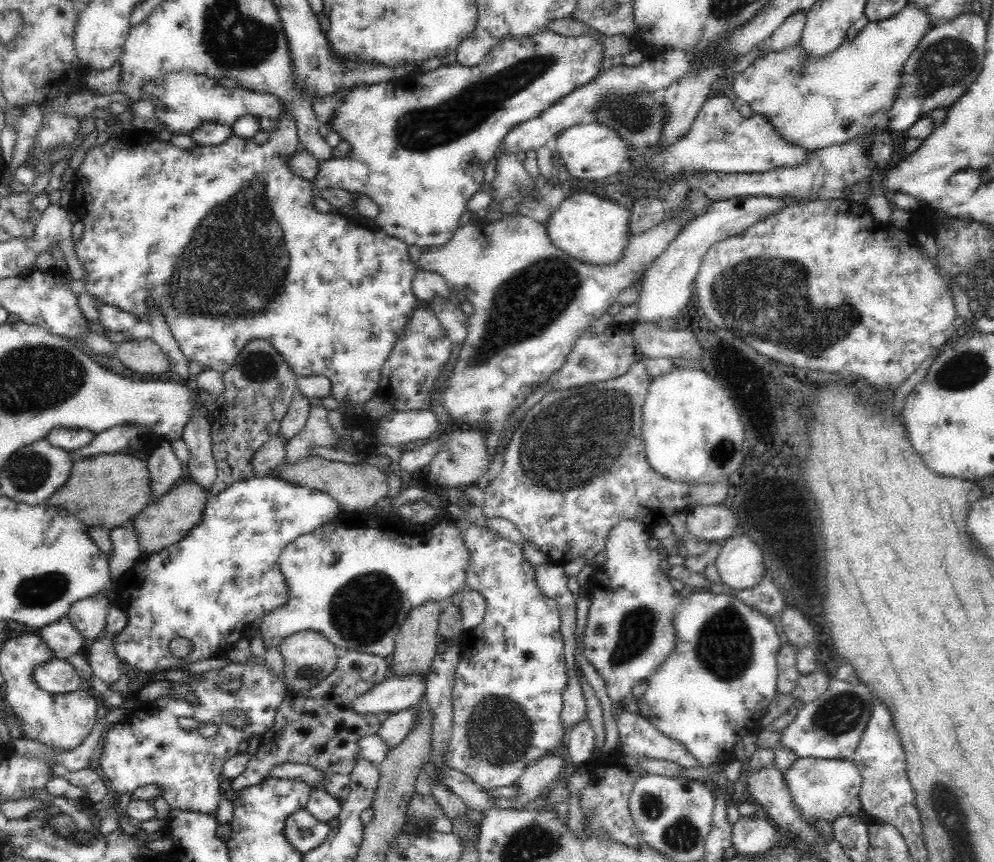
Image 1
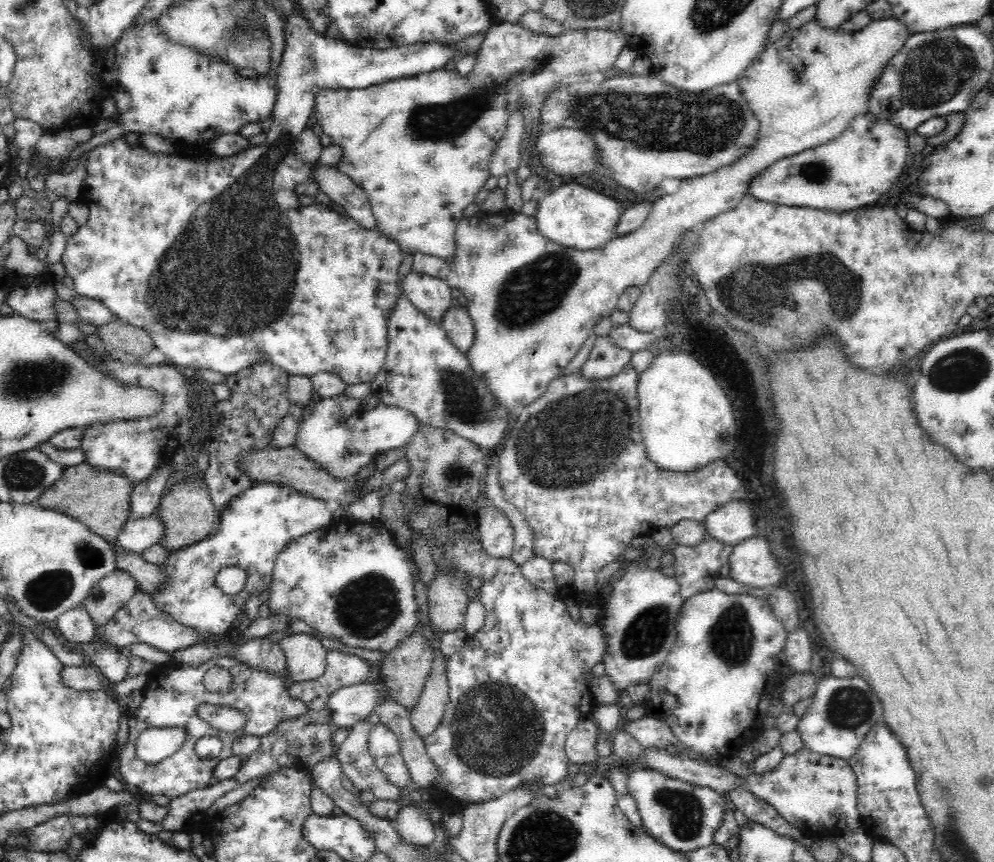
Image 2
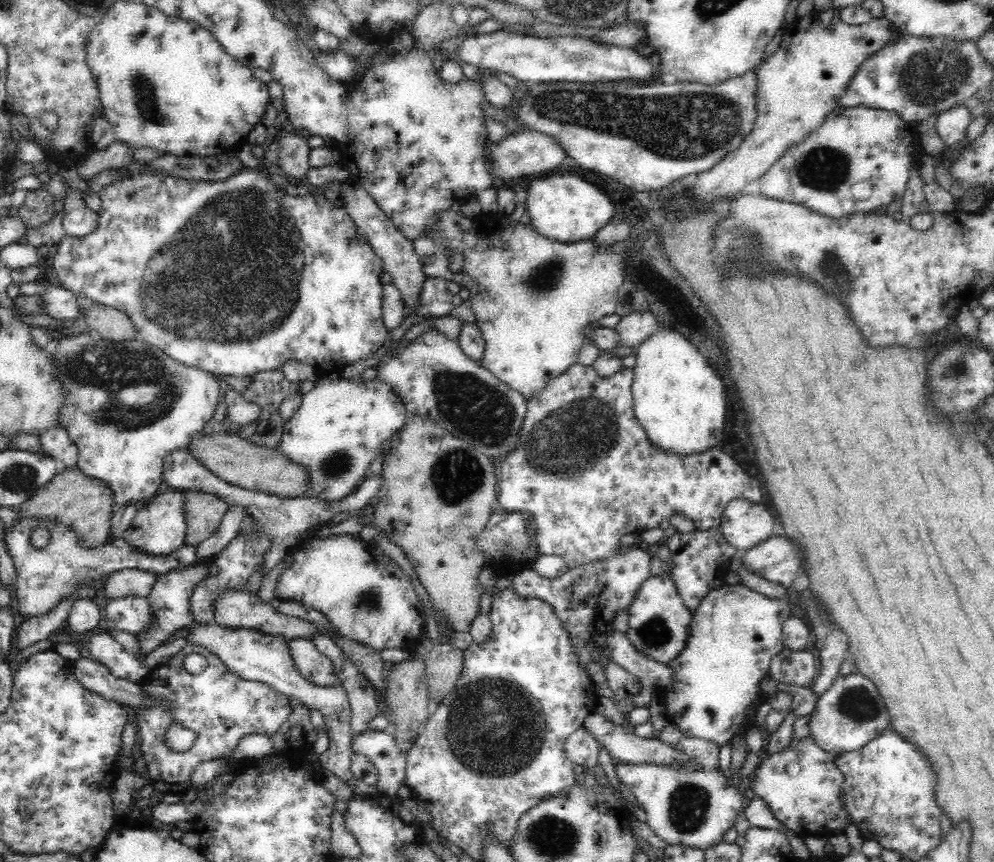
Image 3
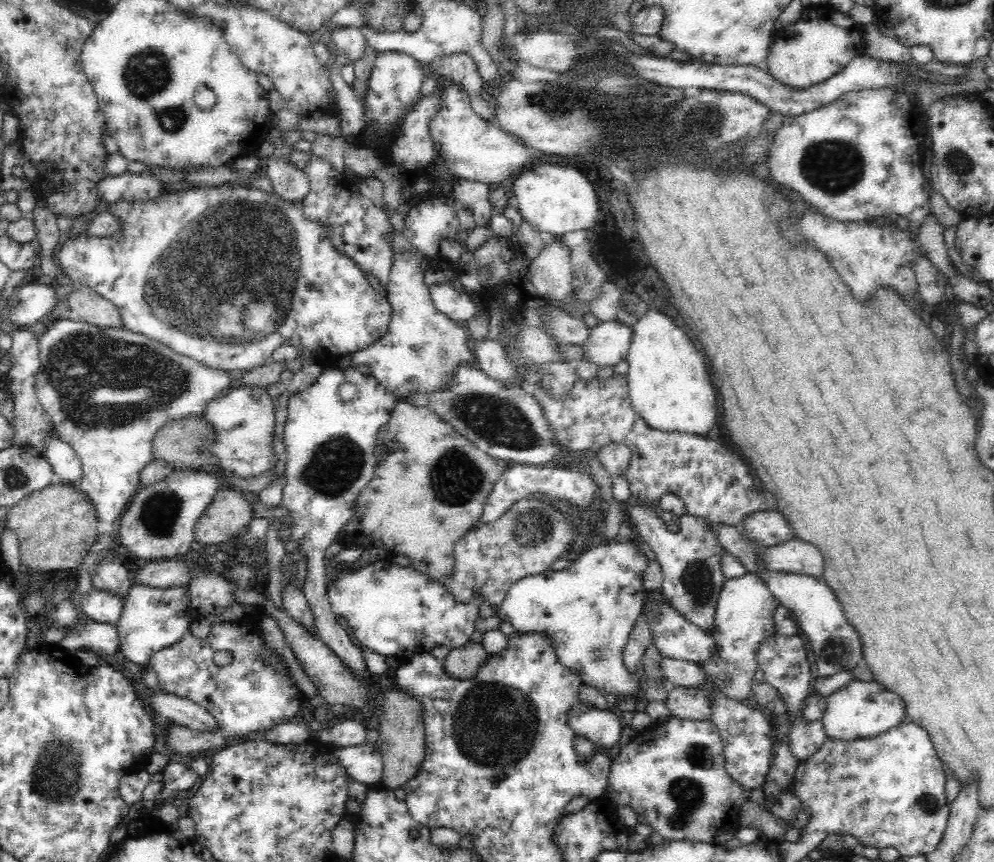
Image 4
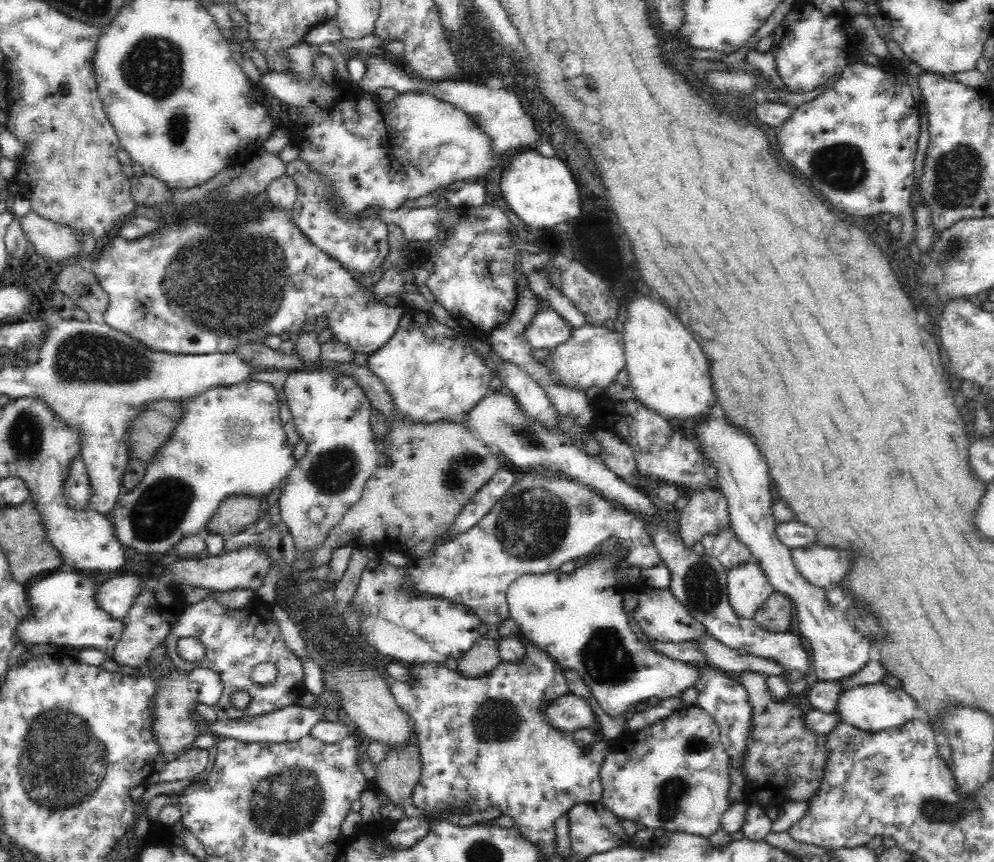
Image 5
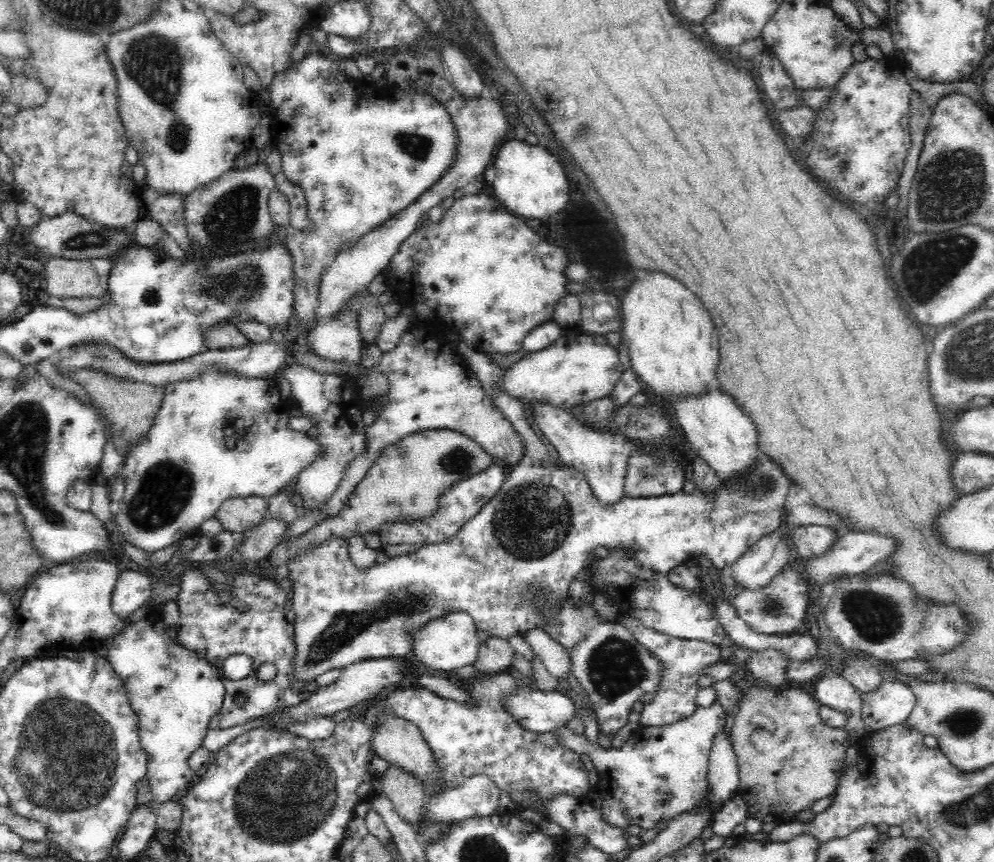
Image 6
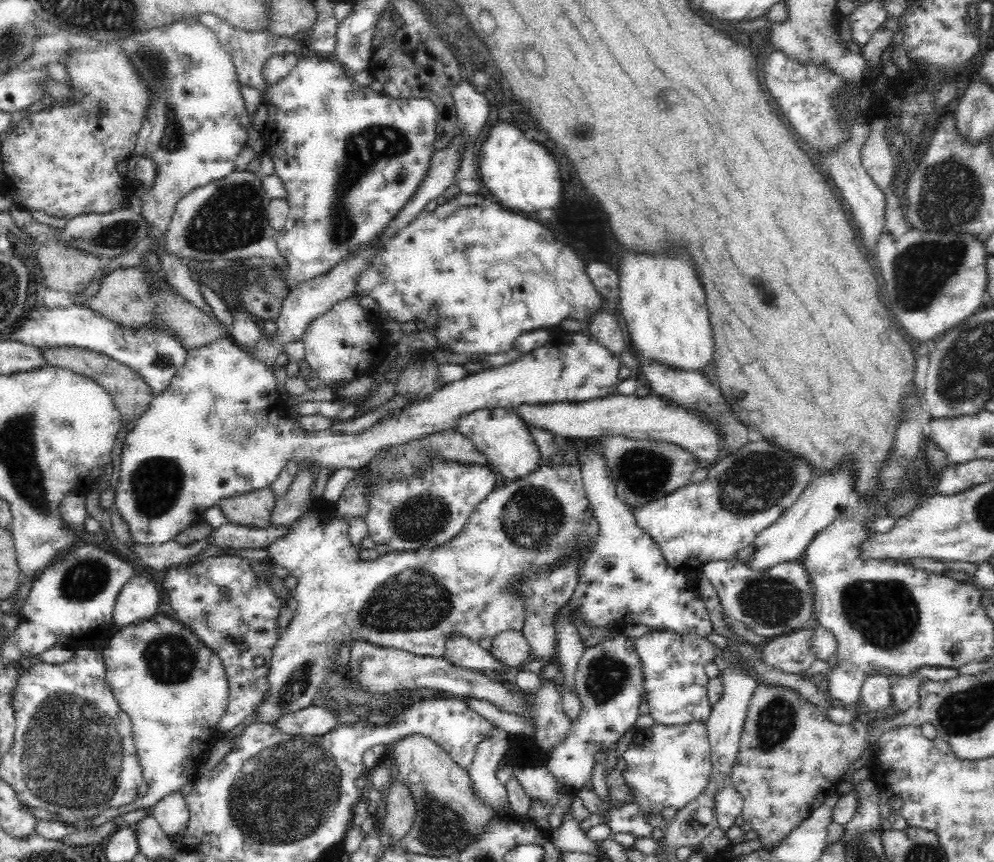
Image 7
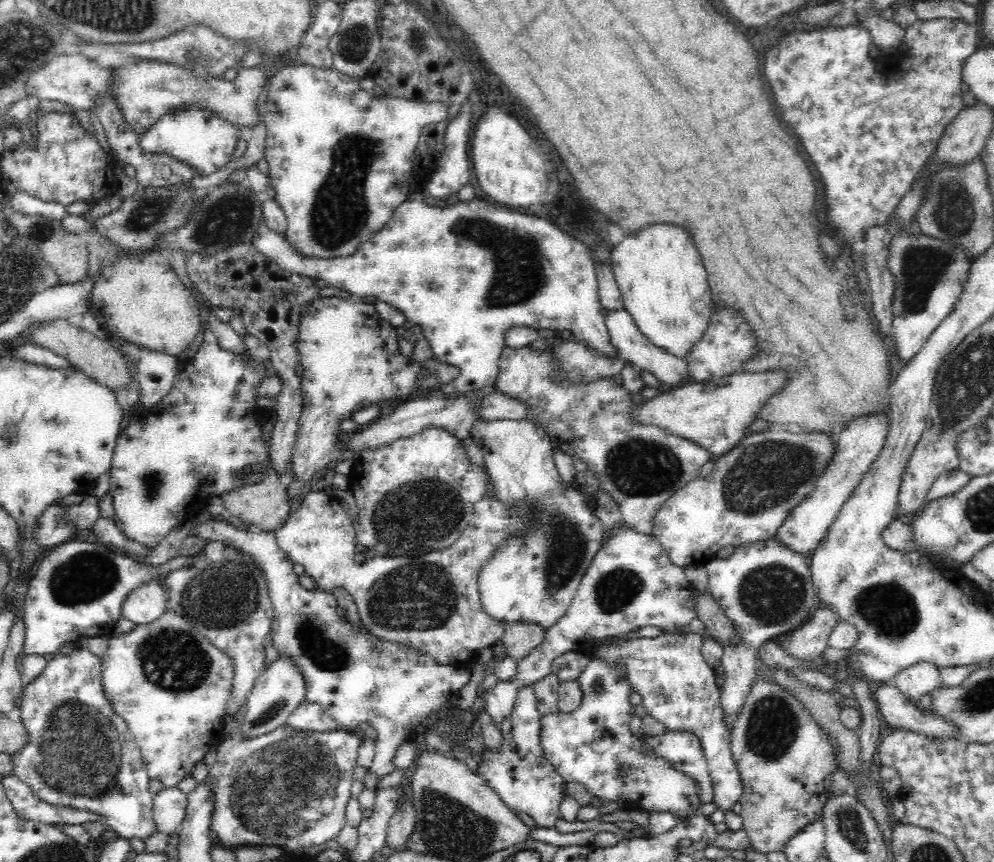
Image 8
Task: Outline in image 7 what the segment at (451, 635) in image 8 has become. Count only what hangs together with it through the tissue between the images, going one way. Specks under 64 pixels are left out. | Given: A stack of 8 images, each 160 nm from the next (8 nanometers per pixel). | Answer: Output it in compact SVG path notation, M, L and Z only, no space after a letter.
M525 420L524 424L532 433L533 441L537 444L538 453L541 456L537 470L529 472L528 475L522 476L521 479L514 480L514 482L503 483L497 486L489 496L486 496L486 500L477 506L465 527L448 543L419 548L417 551L391 551L380 555L375 560L364 561L360 559L357 549L350 544L350 539L348 539L349 524L340 519L330 519L330 514L334 511L333 504L328 504L321 499L312 504L313 507L310 510L312 513L304 513L293 523L293 529L287 535L284 535L280 540L276 540L267 548L268 556L272 562L284 566L288 571L289 578L292 580L292 584L294 584L295 604L293 617L286 627L286 631L281 634L273 648L270 670L267 674L270 692L264 698L262 704L255 710L258 712L260 723L274 724L284 714L289 714L289 712L298 711L311 705L312 700L318 696L320 683L323 676L326 676L327 668L334 664L338 654L340 654L340 649L343 646L347 646L350 650L355 640L366 641L384 648L403 650L416 656L433 656L435 659L442 659L442 656L445 656L445 643L448 642L448 638L452 634L462 635L463 638L472 639L475 643L478 643L480 638L493 639L498 633L507 630L522 632L523 622L526 618L523 600L519 598L518 594L515 594L514 590L503 590L503 586L512 577L522 576L522 574L530 573L536 569L550 569L552 565L558 564L561 556L574 556L575 541L578 540L579 536L582 536L583 528L589 523L588 521L594 518L582 484L581 468L574 466L574 464L568 464L566 460L564 462L554 460L552 456L556 452L560 452L560 449L556 446L552 435L548 434L548 431L532 427Z

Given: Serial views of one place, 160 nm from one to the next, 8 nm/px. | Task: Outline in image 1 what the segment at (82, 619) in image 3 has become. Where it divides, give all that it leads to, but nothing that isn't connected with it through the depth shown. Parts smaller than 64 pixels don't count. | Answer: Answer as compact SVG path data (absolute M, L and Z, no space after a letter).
M64 616L60 620L48 624L39 630L41 640L44 641L52 658L65 660L72 655L78 654L78 649L82 646L82 635L70 625L70 619Z

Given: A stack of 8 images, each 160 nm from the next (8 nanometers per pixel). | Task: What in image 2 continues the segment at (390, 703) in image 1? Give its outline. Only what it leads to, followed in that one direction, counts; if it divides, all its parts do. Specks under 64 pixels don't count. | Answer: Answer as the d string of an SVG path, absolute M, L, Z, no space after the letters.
M372 680L350 685L334 692L328 698L330 719L336 727L345 729L368 720L377 704L396 702L382 680Z

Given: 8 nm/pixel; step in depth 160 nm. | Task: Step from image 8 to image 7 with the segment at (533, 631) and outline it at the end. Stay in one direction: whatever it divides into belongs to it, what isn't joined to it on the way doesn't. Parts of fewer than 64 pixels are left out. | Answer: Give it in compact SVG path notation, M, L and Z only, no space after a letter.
M507 630L498 633L491 641L490 655L513 672L530 659L530 645L522 632Z

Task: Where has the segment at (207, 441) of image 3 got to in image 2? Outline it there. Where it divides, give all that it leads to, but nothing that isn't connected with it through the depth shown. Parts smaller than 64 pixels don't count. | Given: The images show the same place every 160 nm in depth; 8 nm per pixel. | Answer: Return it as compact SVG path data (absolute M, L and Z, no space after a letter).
M295 446L283 449L266 447L255 453L244 453L238 459L239 470L242 470L243 474L248 474L254 483L281 484L283 487L295 488L295 491L302 493L303 496L316 498L332 505L348 506L362 500L368 494L363 484L371 477L371 472L350 479L334 479Z

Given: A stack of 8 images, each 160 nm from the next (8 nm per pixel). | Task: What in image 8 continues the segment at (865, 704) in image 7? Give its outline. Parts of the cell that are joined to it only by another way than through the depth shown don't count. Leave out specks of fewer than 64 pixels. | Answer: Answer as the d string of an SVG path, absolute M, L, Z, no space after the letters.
M891 682L879 683L876 685L873 697L876 700L878 711L881 718L892 729L901 729L902 731L913 731L918 734L928 736L932 739L953 739L957 737L957 726L949 725L945 718L937 717L932 712L924 712L914 701L907 700L904 694L898 688L895 688Z

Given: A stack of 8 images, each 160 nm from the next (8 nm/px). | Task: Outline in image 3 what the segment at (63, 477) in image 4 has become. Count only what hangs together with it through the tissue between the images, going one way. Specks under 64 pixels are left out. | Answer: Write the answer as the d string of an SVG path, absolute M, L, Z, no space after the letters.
M61 425L39 432L39 439L48 456L56 456L66 466L76 466L79 452L68 431Z

